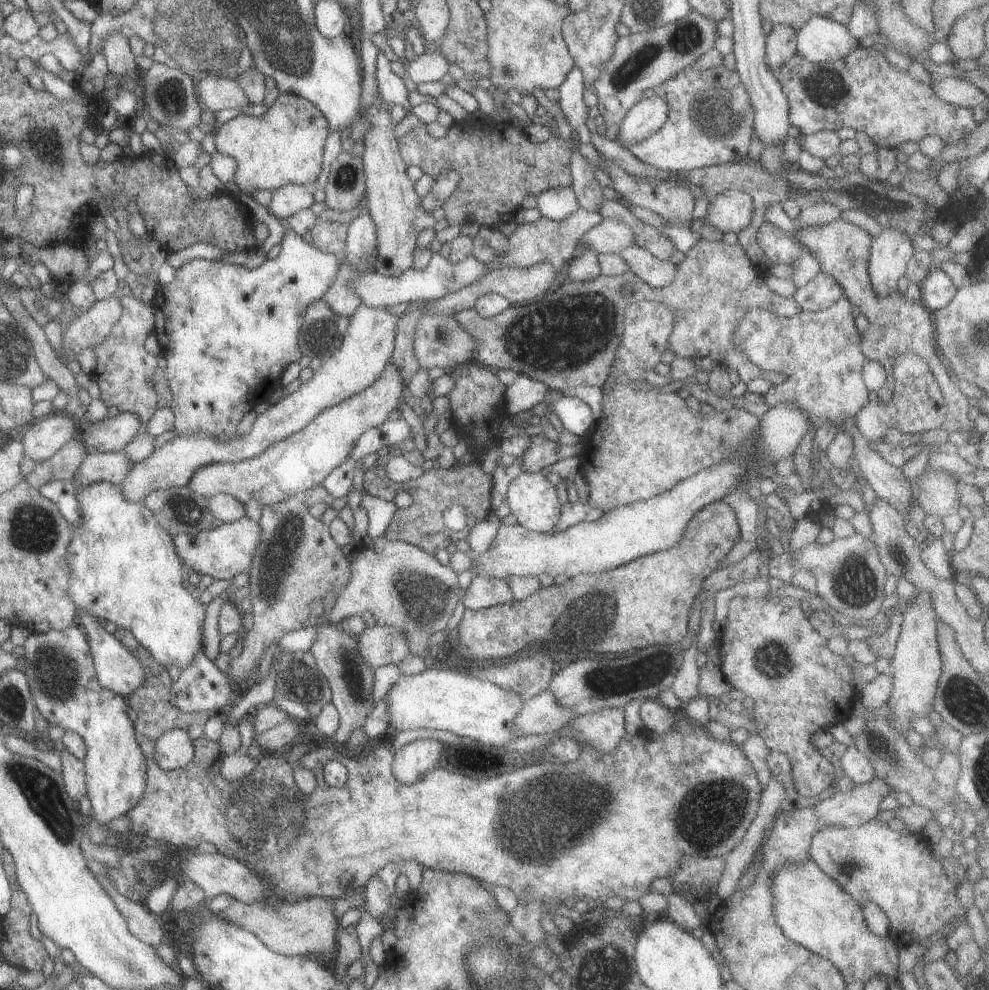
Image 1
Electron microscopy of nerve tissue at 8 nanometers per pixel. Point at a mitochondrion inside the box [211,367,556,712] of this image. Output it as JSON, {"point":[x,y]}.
{"point":[417,591]}

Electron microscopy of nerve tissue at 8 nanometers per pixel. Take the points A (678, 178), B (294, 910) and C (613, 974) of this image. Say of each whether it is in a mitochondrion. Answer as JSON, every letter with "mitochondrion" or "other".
{"A":"other","B":"other","C":"other"}

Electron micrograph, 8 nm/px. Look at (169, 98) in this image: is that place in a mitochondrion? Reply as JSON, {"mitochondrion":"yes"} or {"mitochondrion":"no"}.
{"mitochondrion":"yes"}

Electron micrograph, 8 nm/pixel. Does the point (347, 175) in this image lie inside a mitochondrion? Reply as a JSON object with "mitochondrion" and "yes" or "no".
{"mitochondrion":"yes"}

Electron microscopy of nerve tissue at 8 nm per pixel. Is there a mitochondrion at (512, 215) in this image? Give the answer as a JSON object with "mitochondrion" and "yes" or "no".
{"mitochondrion":"no"}

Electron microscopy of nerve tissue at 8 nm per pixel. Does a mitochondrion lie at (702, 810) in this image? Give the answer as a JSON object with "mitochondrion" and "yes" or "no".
{"mitochondrion":"yes"}

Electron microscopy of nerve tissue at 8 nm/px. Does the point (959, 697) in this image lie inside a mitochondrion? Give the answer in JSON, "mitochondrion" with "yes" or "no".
{"mitochondrion":"yes"}

